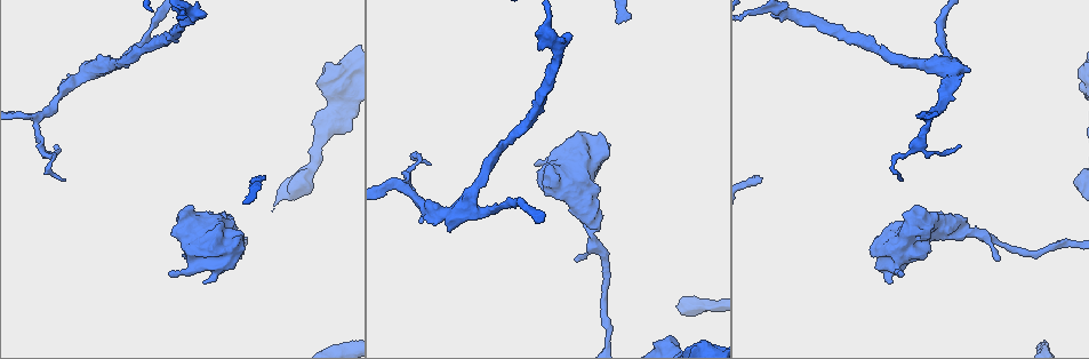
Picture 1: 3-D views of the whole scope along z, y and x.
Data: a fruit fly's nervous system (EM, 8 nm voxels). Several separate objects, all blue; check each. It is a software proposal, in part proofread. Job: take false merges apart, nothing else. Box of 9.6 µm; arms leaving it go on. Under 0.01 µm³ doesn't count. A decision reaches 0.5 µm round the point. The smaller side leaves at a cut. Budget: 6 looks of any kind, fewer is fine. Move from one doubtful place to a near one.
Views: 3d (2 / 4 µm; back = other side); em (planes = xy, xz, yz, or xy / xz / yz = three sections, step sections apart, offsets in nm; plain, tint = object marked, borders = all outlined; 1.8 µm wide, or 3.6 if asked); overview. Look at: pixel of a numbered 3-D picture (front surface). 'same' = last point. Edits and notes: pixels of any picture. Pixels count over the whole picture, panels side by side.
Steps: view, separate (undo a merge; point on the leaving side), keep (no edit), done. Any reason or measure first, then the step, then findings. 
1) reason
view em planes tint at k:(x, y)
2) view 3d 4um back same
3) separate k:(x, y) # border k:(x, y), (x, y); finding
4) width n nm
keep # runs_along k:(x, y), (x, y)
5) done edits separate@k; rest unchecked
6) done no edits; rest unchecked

abrupt turn
view em 3.6um xz step 4 tint at 1:(547, 187)

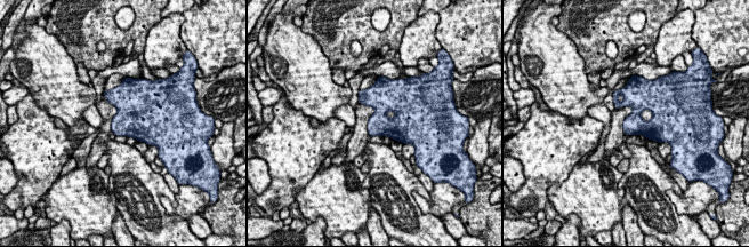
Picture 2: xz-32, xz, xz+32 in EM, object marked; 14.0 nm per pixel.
view em 3.6um yz step 4 tint same

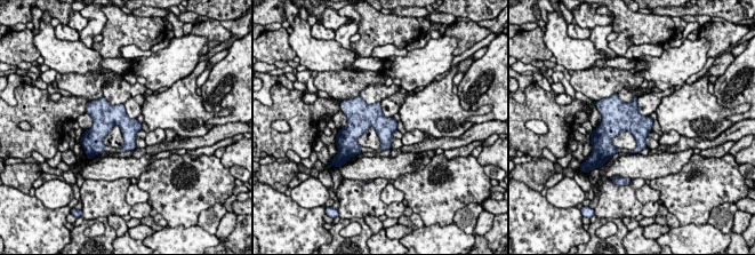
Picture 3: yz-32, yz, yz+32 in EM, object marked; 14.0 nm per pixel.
keep # all the same neuron

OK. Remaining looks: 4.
branch point
view 3d 4um at 1:(37, 116)

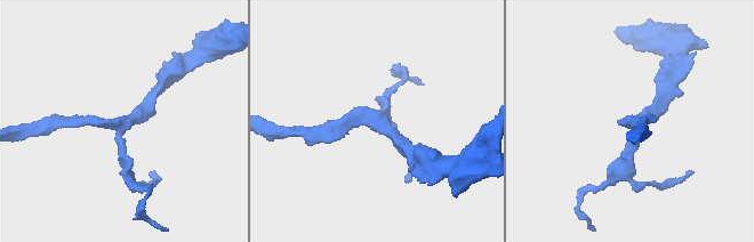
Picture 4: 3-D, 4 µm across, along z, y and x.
arms 3
view em yz step 16 tint at 4:(126, 127)

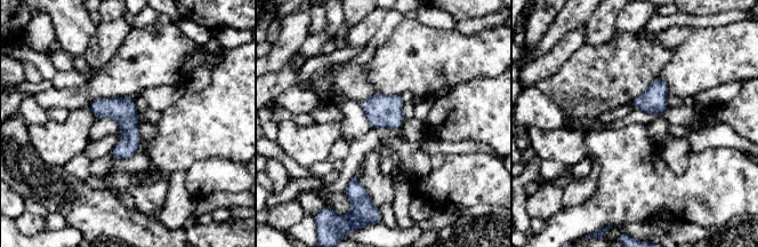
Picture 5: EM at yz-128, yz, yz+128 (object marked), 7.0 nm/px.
cut it another way
view em planes tint same

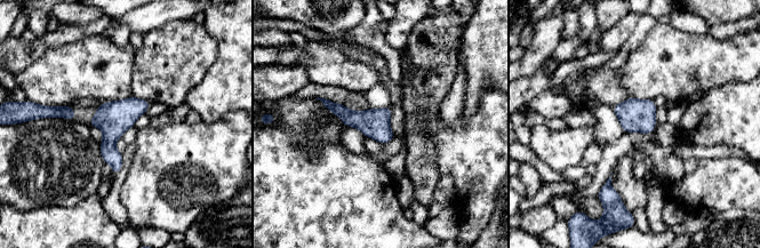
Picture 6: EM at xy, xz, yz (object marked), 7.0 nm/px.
keep # one neuron here

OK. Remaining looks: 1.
done no edits; rest unchecked

